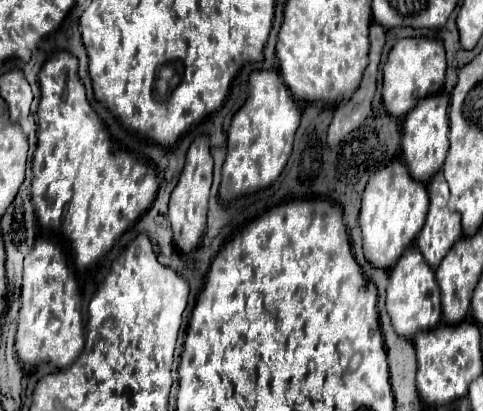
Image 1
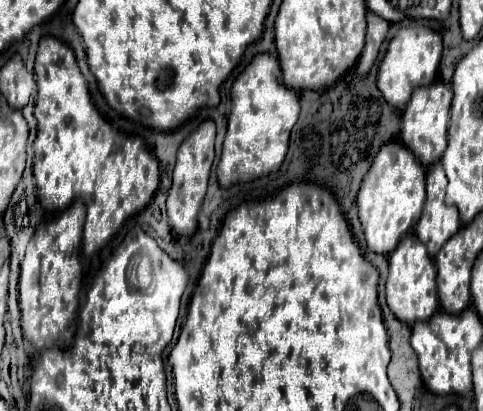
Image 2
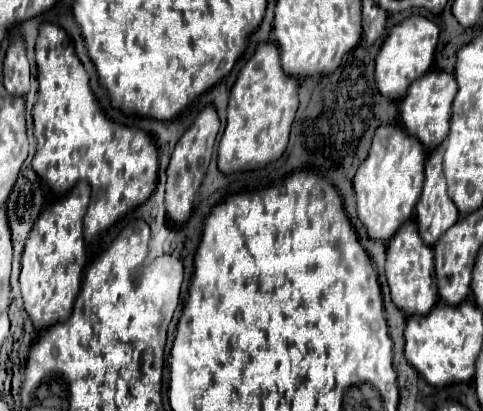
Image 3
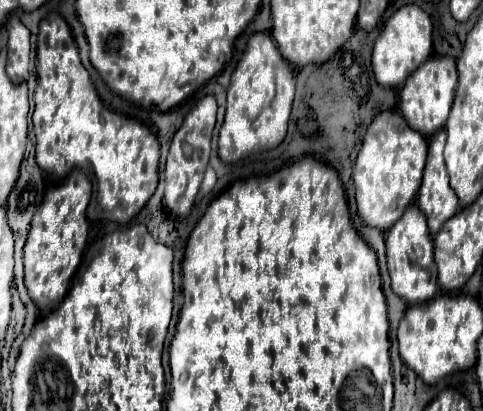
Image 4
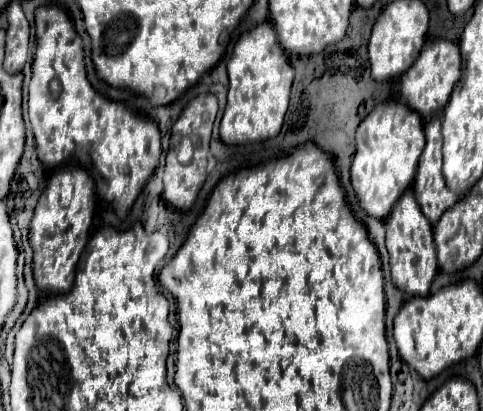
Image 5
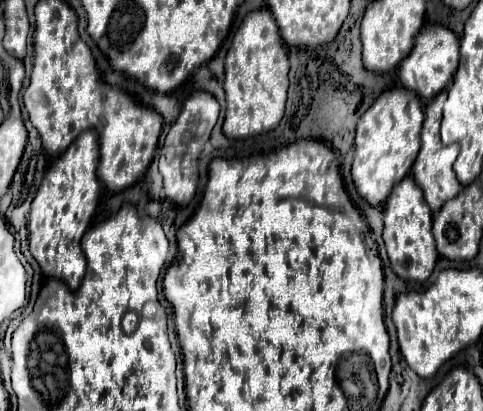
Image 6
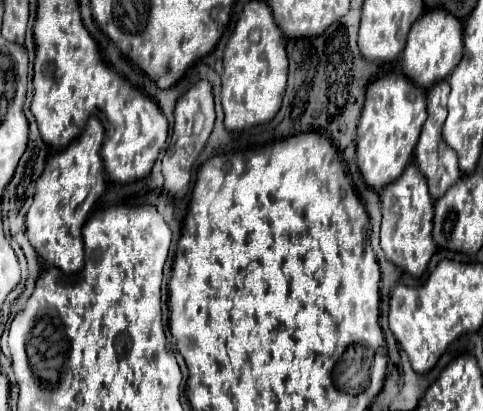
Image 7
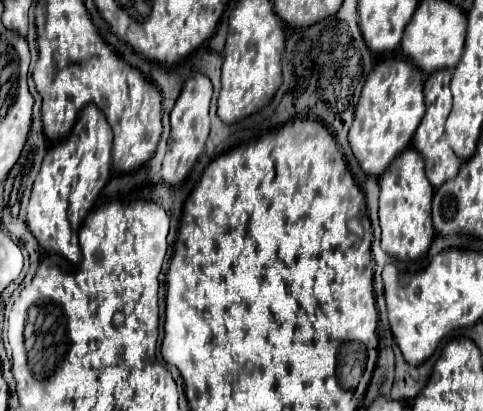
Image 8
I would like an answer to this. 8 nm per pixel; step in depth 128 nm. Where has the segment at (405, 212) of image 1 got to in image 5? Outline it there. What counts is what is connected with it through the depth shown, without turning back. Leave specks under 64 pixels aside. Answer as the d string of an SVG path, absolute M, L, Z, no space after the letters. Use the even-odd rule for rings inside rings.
M400 102L378 104L356 130L356 154L350 176L360 208L378 220L386 220L402 192L412 188L418 158L424 150L424 126L416 112L408 112Z

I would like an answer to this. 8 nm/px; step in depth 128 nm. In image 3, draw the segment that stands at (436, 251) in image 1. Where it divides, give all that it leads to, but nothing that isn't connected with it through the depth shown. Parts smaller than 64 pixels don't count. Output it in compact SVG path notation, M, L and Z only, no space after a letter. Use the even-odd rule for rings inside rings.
M442 144L440 148L436 148L434 152L430 152L428 160L426 160L426 180L424 180L424 190L422 190L422 196L420 196L420 202L416 206L416 226L418 226L418 232L422 236L422 240L428 244L428 246L434 246L438 242L438 238L456 224L458 220L458 208L456 204L450 200L448 192L446 192L446 178L444 178L444 168L442 168L442 158L444 158L444 148L446 144Z

